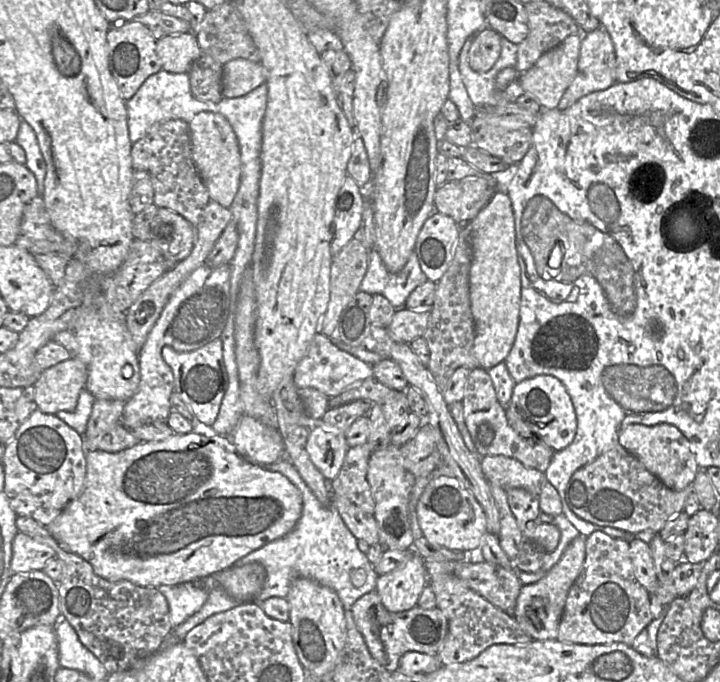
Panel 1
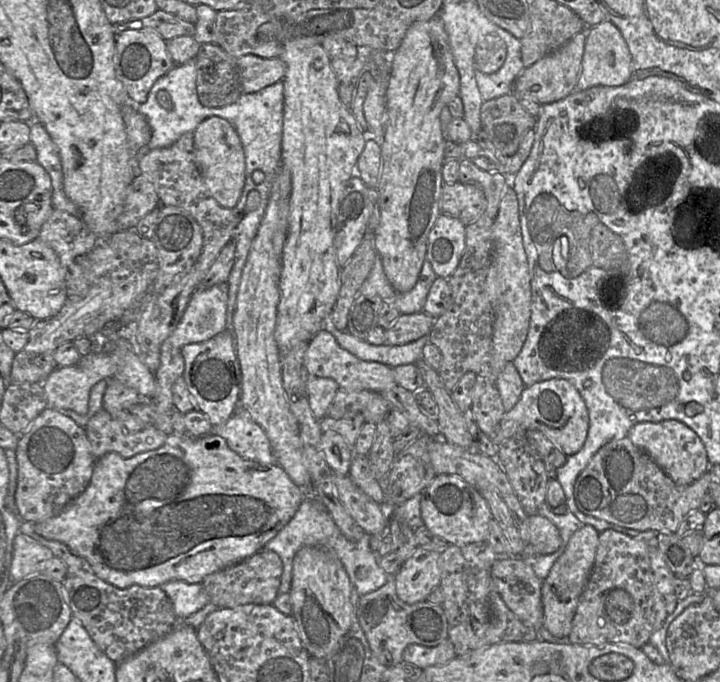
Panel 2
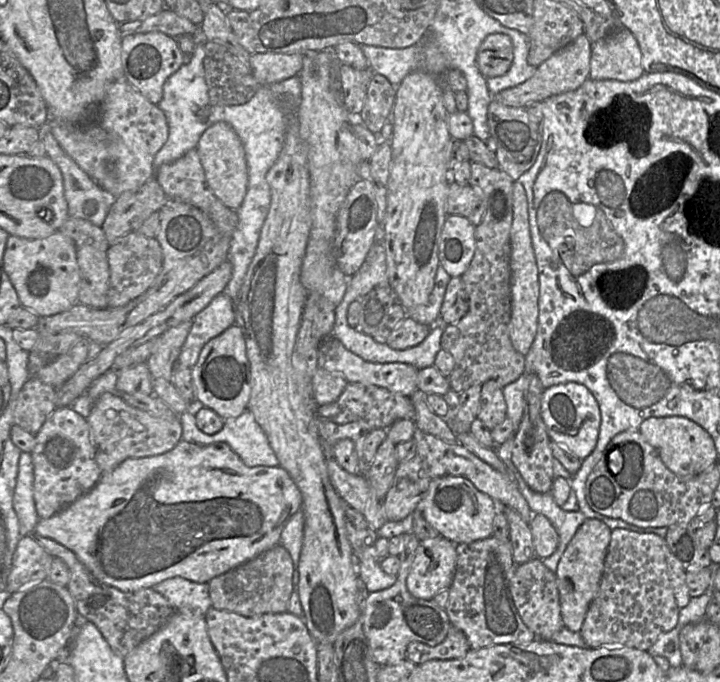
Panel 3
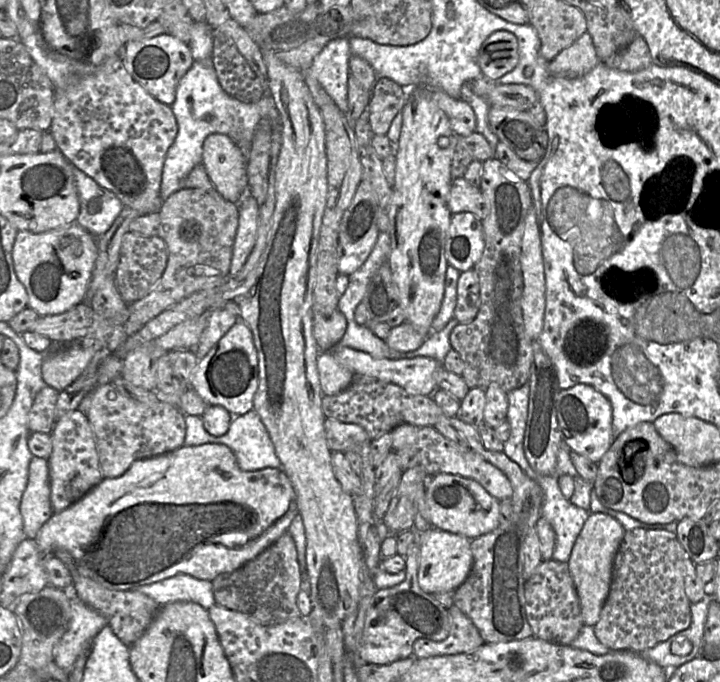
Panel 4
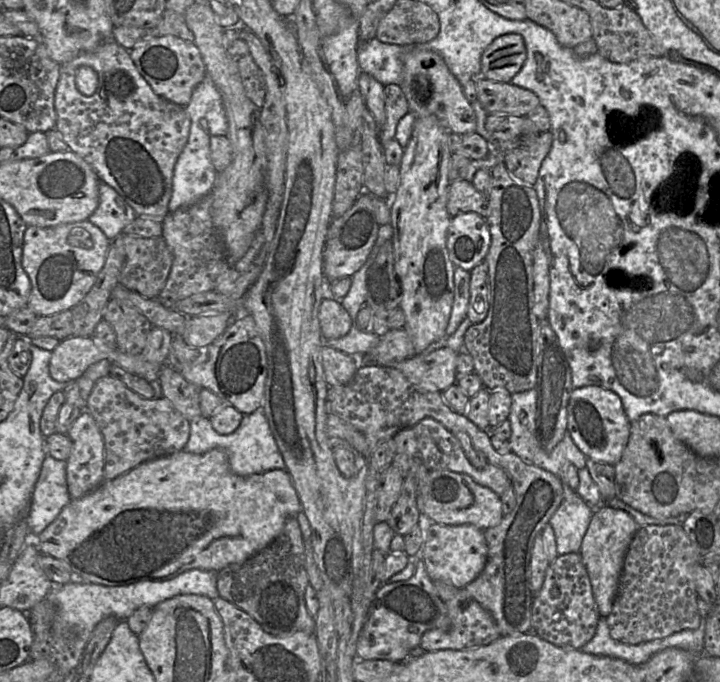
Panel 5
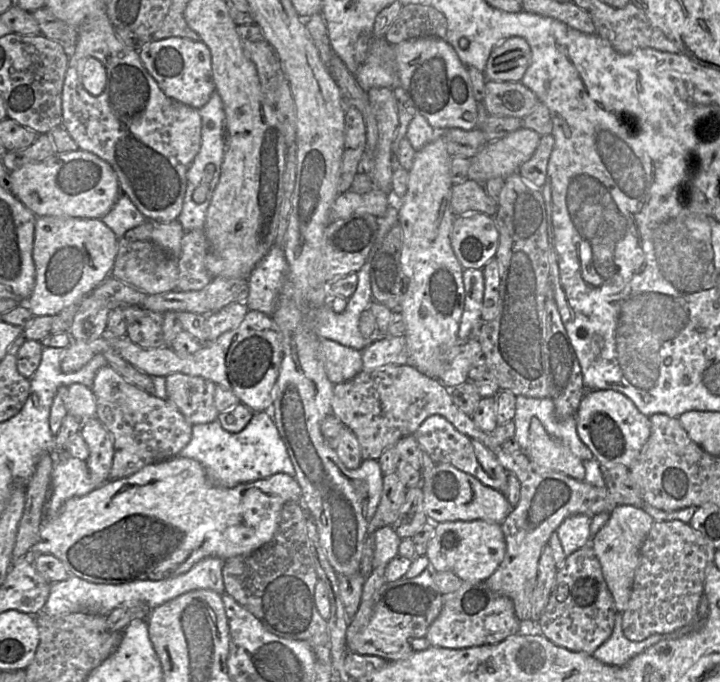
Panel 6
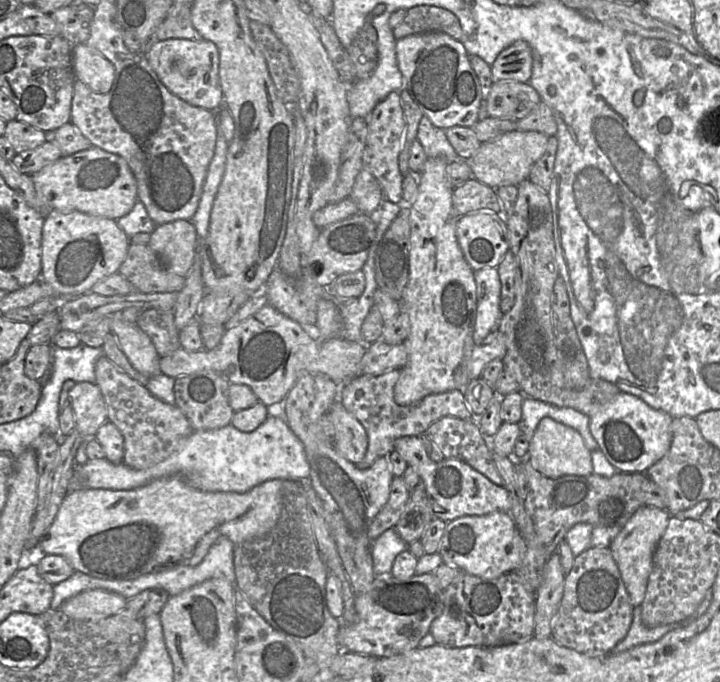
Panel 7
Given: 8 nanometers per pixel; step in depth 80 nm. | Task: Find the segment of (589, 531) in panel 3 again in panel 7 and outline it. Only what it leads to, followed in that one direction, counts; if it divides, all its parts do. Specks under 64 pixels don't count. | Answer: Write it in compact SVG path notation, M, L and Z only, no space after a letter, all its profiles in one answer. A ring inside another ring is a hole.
M642 506L631 516L609 546L628 592L630 603L634 608L639 607L644 600L652 570L653 554L671 517L672 514L666 509Z

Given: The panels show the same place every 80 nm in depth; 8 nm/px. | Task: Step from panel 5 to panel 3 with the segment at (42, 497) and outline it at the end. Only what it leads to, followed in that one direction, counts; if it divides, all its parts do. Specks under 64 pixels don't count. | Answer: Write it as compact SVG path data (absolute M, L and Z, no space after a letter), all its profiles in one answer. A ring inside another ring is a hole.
M22 452L19 458L13 495L13 509L19 520L21 536L32 535L40 520L35 508L33 482L34 474L31 455Z

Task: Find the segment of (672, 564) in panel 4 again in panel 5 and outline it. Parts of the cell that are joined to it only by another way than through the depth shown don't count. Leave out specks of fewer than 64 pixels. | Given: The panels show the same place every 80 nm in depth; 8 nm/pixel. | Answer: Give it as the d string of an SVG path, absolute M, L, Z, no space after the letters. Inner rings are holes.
M648 525L635 533L624 558L619 587L610 614L606 617L610 636L623 644L637 645L664 638L700 624L693 569L702 558L680 525Z

